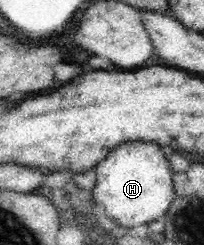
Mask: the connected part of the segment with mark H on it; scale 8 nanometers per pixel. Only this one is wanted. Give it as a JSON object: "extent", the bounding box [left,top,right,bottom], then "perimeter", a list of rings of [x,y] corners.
{"extent":[91,142,174,228],"perimeter":[[[127,142],[96,164],[96,184],[91,192],[91,200],[95,200],[95,205],[103,204],[107,217],[122,228],[147,225],[159,216],[165,216],[165,210],[169,208],[174,195],[173,172],[169,160],[163,150],[153,142]]]}

